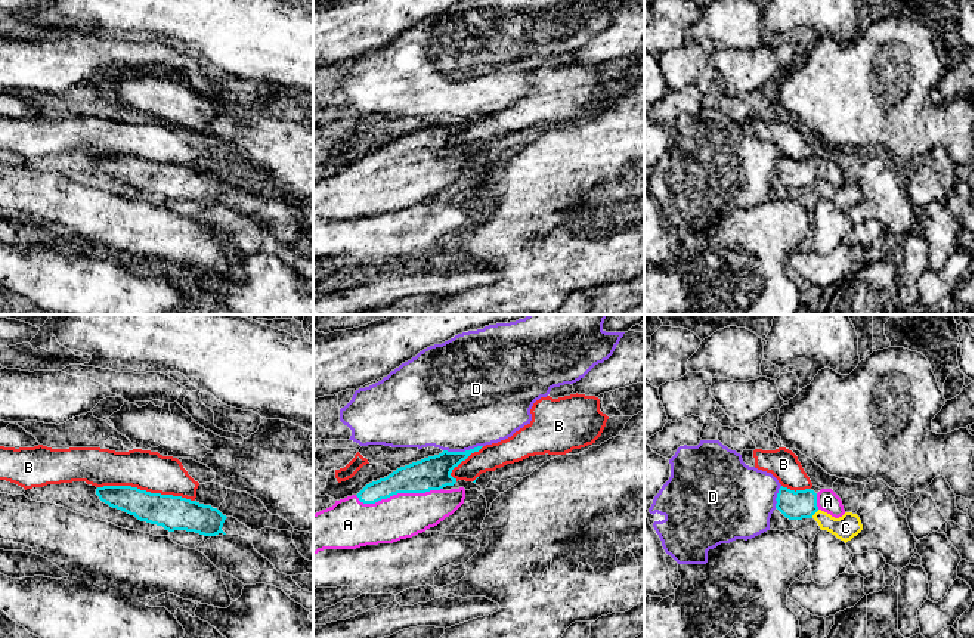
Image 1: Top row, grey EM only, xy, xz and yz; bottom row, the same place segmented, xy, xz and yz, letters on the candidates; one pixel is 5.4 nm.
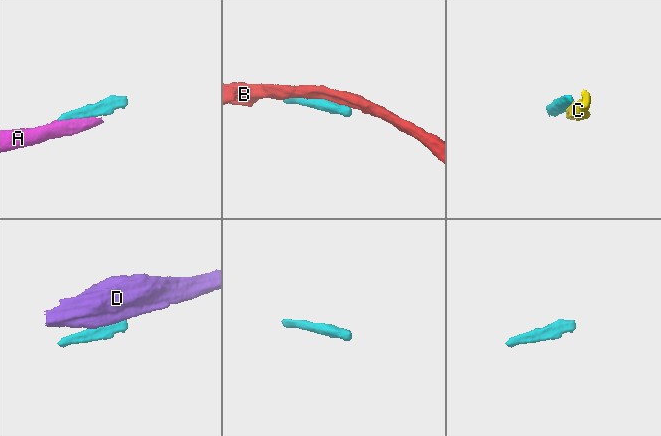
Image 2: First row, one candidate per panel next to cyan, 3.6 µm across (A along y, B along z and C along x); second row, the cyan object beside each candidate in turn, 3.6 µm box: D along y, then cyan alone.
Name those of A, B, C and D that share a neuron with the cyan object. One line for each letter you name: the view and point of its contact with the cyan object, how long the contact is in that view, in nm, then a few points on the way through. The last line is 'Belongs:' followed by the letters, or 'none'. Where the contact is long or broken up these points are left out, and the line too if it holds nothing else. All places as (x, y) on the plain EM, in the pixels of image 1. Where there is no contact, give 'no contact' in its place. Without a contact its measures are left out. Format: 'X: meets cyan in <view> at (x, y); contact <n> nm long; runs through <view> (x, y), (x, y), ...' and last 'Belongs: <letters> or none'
A: meets cyan in xz at (398, 161); contact 480 nm long
Belongs: A

